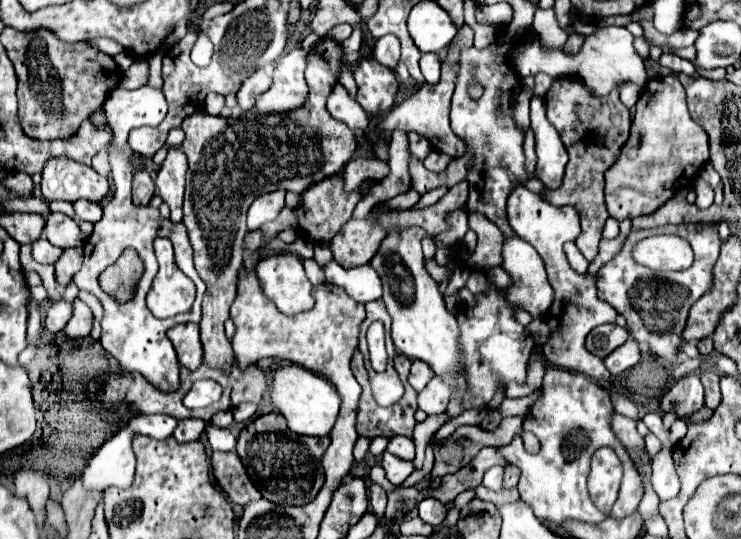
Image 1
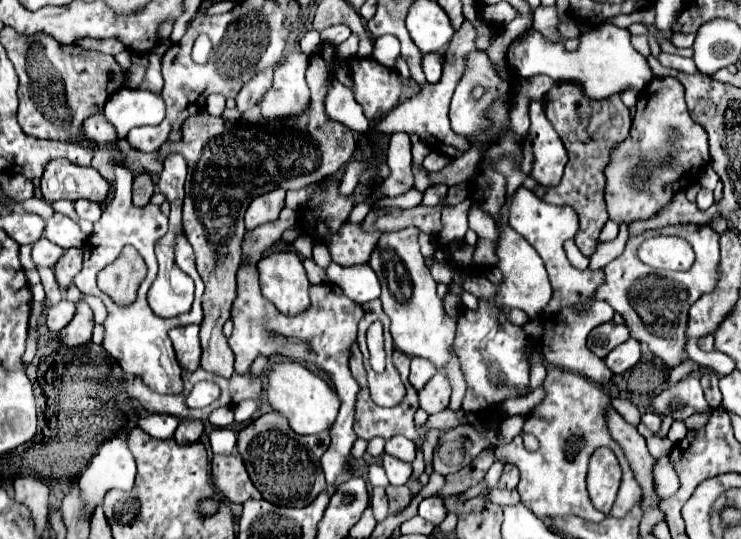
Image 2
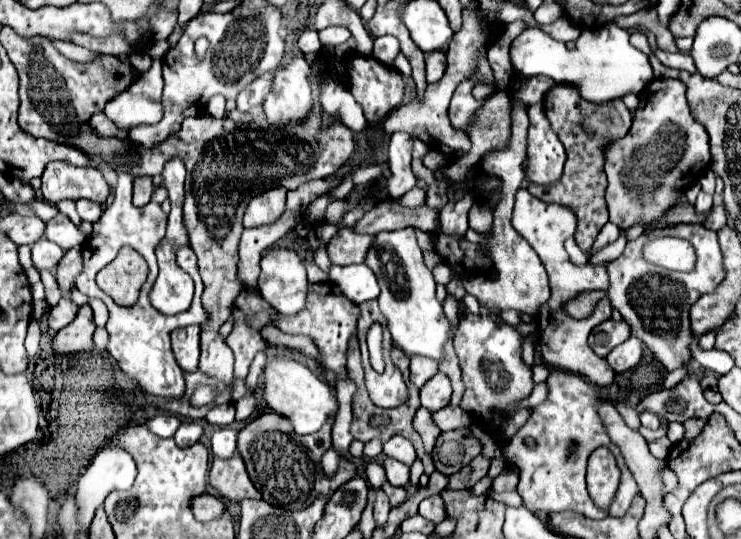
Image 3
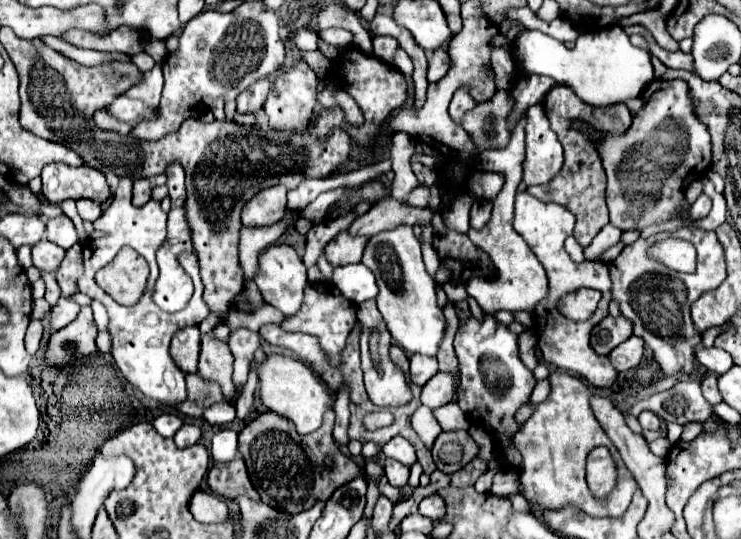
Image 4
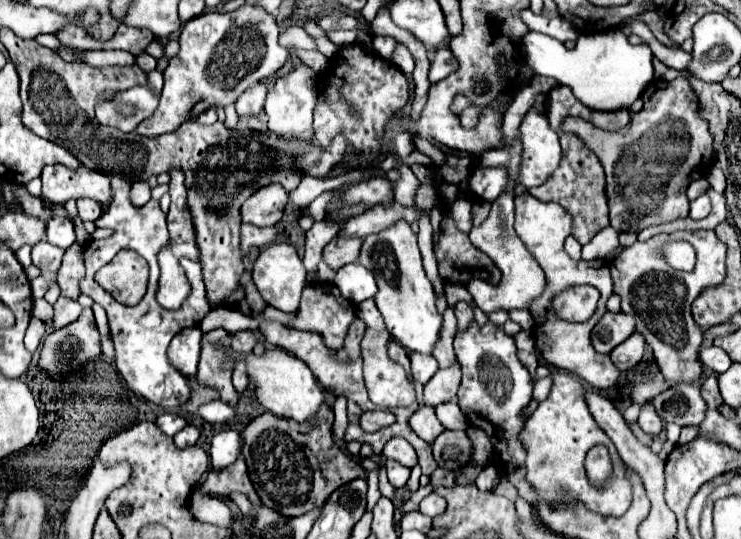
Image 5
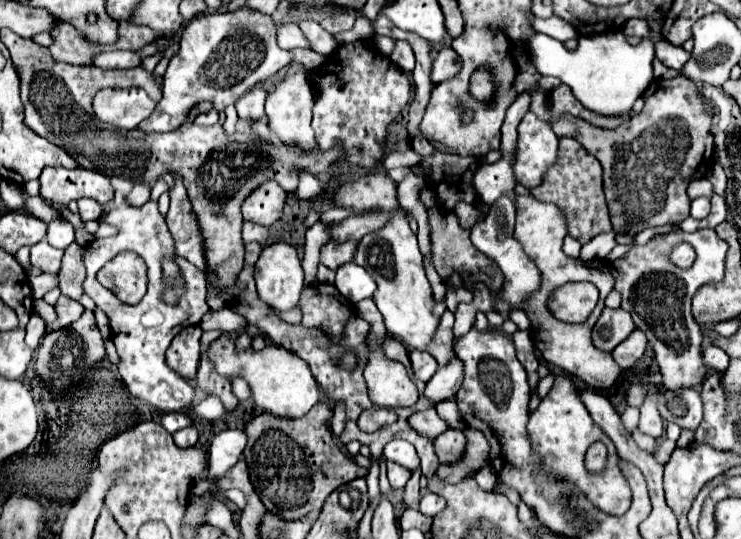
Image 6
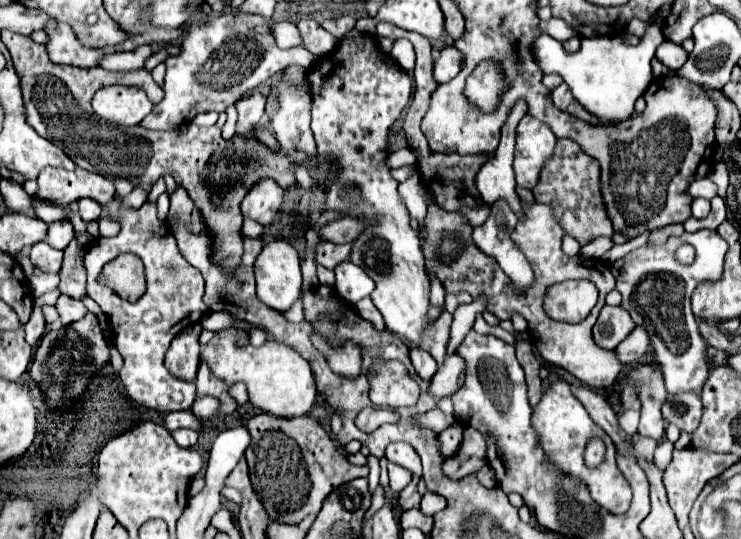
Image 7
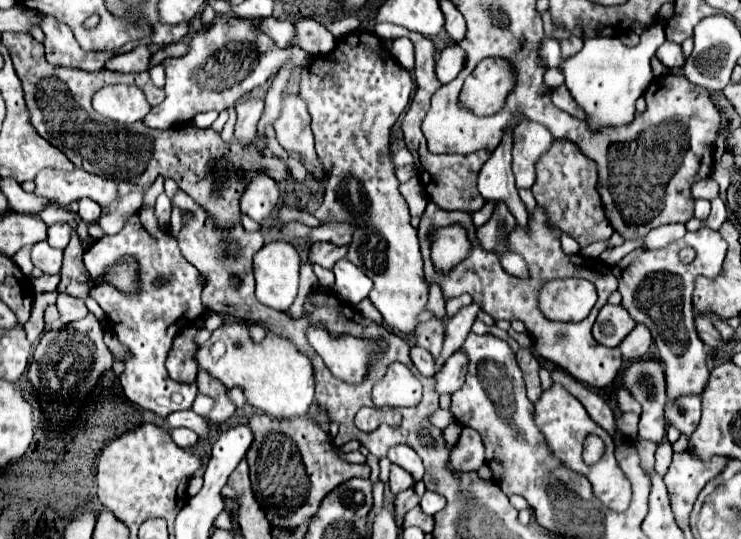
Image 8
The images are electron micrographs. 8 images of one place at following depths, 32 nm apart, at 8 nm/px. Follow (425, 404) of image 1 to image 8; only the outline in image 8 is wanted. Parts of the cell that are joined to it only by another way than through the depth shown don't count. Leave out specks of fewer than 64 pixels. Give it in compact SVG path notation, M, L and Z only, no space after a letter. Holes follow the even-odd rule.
M454 352L442 366L442 370L434 376L436 384L434 390L442 396L442 394L454 394L462 384L464 384L464 376L466 376L466 366L468 360L464 356L464 352Z

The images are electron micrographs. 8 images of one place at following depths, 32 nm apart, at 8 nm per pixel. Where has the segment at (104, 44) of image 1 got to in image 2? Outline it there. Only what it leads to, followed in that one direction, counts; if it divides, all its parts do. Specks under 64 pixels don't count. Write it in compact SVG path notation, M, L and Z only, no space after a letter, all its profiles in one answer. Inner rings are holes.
M84 38L84 40L78 40L78 44L84 46L87 50L98 50L98 52L112 54L112 56L116 56L122 50L126 50L126 46L122 42L118 42L116 38Z

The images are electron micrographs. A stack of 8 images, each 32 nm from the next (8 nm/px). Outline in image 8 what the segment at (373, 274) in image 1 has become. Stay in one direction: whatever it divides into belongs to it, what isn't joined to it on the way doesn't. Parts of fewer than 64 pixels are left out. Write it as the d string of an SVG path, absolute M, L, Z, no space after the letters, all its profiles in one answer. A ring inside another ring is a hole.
M340 260L332 272L336 274L336 284L334 284L334 294L350 304L358 304L362 298L366 298L372 290L372 280L356 268L348 260Z

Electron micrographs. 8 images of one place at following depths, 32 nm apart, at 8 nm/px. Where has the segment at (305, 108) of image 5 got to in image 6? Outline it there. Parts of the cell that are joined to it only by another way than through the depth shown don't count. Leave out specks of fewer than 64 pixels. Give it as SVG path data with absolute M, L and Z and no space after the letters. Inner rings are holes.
M300 68L296 74L286 76L280 80L274 90L268 92L266 98L266 116L268 116L268 128L284 142L284 144L298 144L306 150L312 150L314 144L314 132L312 132L312 104L314 104L314 88L312 88L312 70Z

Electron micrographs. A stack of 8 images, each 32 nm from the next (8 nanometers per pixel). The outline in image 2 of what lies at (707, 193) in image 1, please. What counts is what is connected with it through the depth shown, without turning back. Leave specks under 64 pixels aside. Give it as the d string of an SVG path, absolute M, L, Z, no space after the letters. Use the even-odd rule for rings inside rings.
M700 186L698 200L696 200L696 206L698 206L700 210L706 210L706 208L710 208L712 204L714 204L714 196L712 196L712 192L710 192L710 190L706 190L704 186Z

